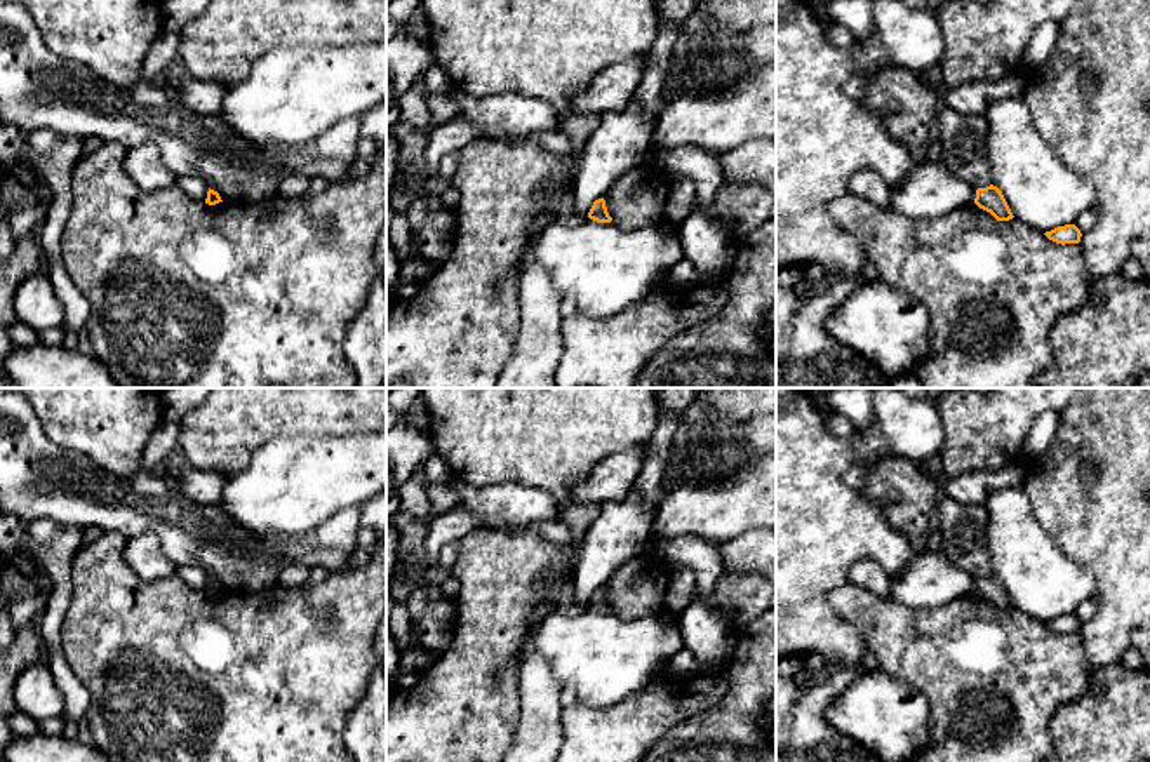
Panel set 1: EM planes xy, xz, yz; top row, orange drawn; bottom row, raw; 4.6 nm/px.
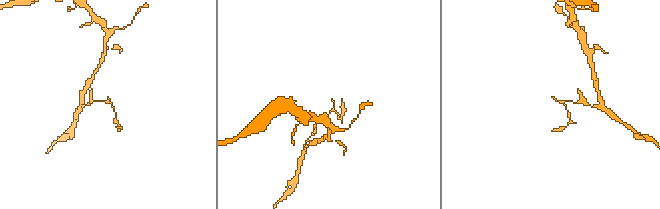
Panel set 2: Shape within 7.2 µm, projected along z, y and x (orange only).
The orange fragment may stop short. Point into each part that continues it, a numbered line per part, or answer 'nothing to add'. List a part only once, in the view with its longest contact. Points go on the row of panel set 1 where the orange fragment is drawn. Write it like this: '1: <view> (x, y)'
nothing to add

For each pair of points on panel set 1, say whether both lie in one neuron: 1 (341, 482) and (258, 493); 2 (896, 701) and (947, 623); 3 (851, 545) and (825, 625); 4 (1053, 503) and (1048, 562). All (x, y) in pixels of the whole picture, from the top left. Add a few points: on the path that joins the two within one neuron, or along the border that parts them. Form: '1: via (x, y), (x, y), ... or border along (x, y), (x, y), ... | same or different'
1: via (320, 482), (296, 482), (279, 491) | same
2: border along (877, 668), (917, 688), (926, 698), (929, 721) | different
3: via (832, 564), (818, 578), (818, 606) | same
4: border along (1027, 500), (1041, 528), (1077, 564) | different

